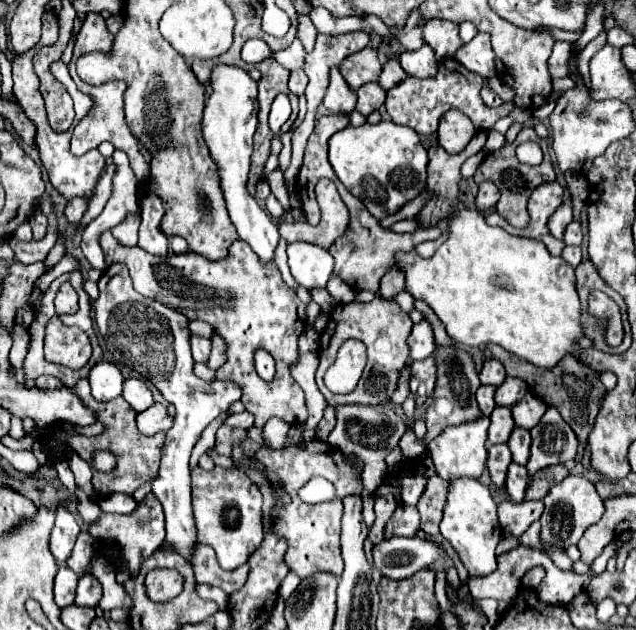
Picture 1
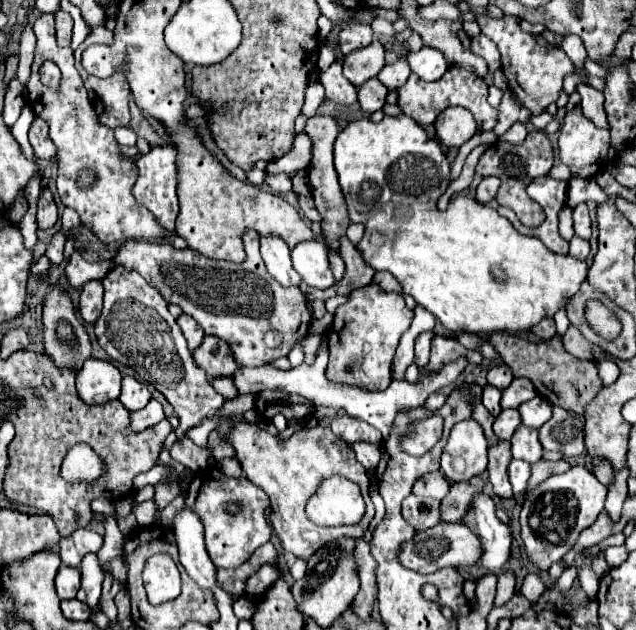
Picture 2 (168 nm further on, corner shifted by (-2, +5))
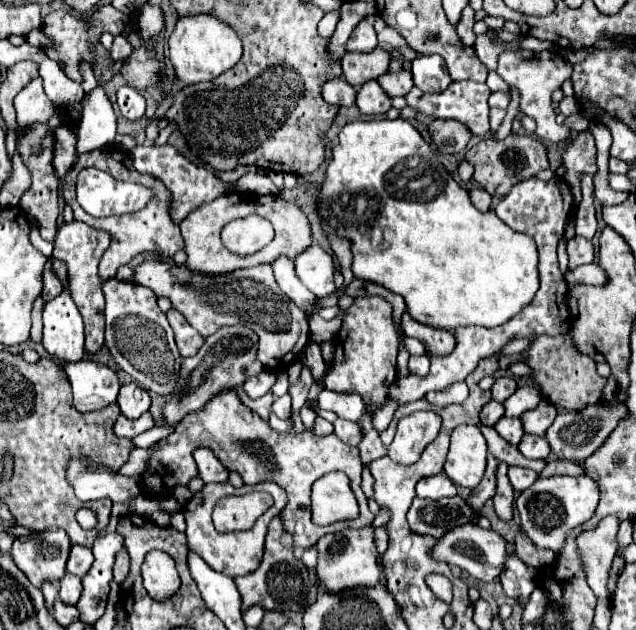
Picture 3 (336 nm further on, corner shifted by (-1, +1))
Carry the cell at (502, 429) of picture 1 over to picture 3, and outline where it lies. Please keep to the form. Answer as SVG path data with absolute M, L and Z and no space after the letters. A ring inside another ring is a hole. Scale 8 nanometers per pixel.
M503 416L497 424L495 424L495 430L513 446L517 446L517 442L521 440L523 436L523 426L521 426L521 420L519 418L507 418Z

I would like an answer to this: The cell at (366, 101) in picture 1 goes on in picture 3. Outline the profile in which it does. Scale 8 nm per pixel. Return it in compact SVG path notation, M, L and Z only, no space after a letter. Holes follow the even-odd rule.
M369 80L357 92L357 108L361 110L361 114L379 116L391 108L391 98L381 90L377 80Z

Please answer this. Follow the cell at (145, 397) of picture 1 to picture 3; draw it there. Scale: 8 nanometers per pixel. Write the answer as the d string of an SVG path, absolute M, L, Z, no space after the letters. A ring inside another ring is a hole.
M123 384L119 390L119 398L117 404L121 406L121 412L127 418L139 418L141 414L145 414L149 410L151 398L147 394L145 388L141 388L139 384Z

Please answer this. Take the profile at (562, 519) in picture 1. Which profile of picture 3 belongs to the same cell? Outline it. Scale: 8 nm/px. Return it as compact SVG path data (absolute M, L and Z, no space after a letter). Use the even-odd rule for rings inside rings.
M551 476L537 478L537 482L519 494L517 510L521 514L521 528L537 550L553 550L559 552L565 546L567 532L581 526L589 518L593 518L595 508L599 504L599 488L597 482L589 476Z

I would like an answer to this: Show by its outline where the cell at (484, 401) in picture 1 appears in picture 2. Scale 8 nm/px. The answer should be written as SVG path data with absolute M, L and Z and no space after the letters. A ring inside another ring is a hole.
M484 386L484 392L482 392L482 404L486 406L486 410L492 414L492 416L498 416L502 412L500 408L500 390L494 388L494 386Z

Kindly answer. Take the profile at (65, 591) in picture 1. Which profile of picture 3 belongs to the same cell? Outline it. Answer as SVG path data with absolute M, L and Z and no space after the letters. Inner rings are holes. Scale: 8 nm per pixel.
M65 574L61 580L59 580L59 598L65 602L65 604L75 604L81 596L81 578L79 576L73 576L73 574Z

